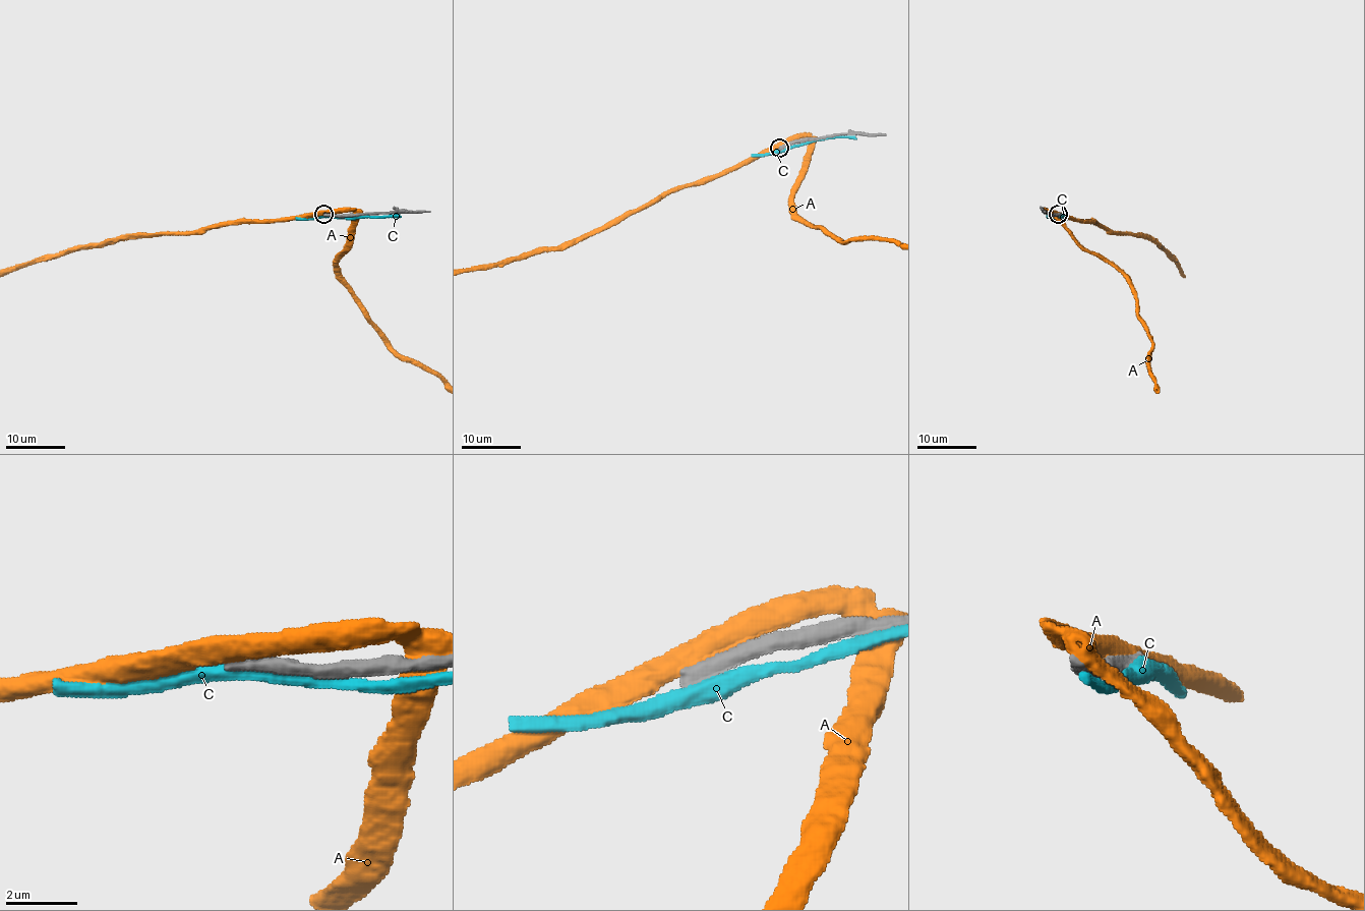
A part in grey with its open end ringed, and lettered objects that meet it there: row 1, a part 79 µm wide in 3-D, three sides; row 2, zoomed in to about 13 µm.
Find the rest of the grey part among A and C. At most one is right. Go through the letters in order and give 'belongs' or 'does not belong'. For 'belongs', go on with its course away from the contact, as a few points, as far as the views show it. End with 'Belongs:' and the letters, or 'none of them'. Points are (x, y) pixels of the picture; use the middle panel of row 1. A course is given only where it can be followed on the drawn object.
A: does not belong
C: does not belong
Belongs: none of them

